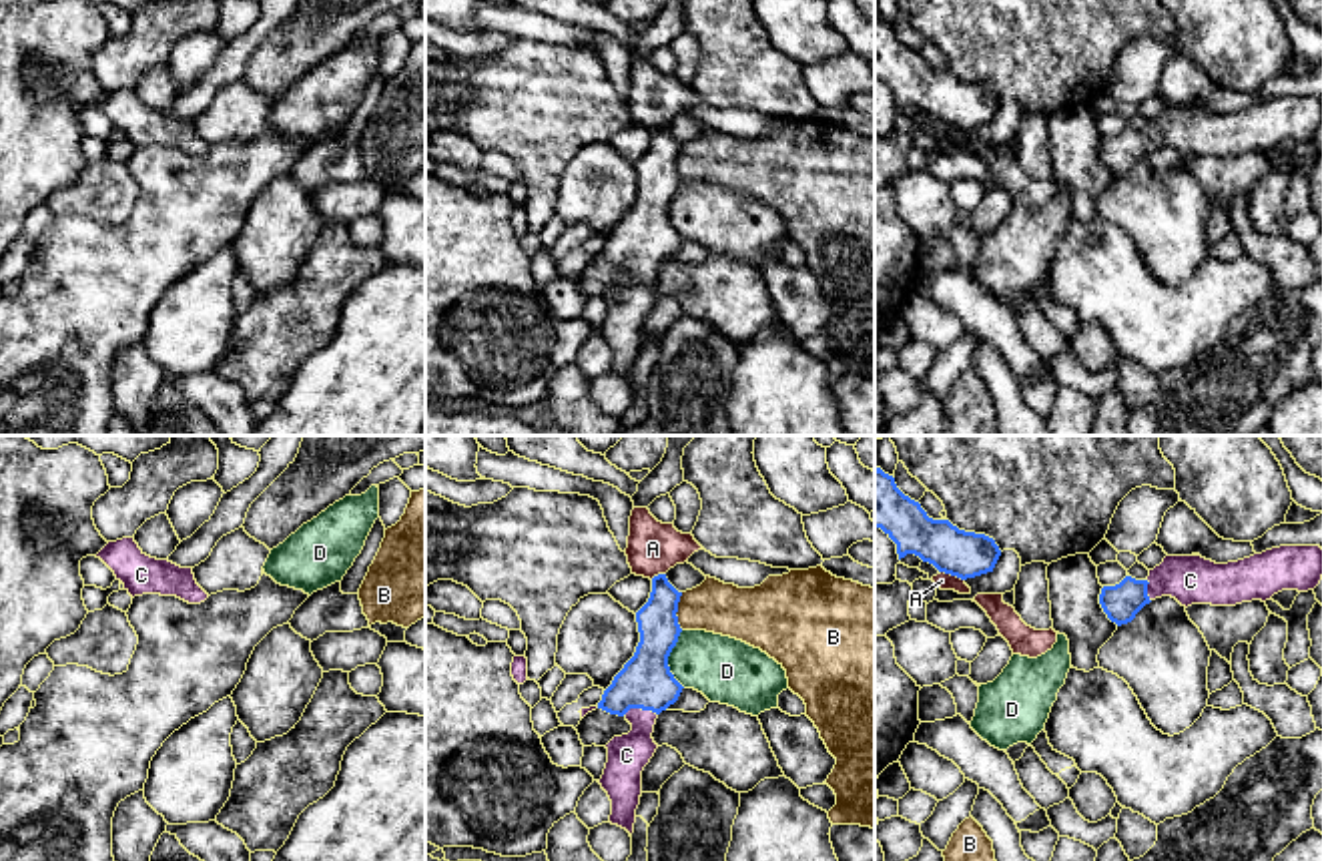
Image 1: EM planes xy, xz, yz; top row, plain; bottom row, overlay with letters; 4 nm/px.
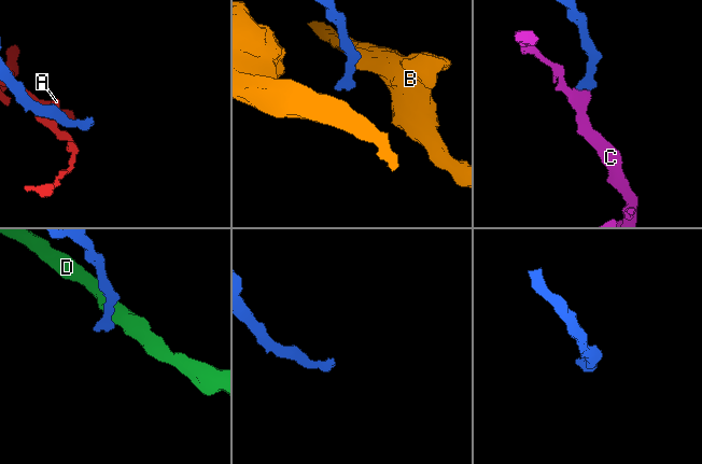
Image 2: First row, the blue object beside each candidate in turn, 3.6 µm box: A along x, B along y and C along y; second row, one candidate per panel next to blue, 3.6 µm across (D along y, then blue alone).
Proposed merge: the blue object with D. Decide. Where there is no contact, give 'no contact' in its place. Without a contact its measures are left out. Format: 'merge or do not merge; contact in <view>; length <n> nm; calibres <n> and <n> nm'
do not merge; contact in xz; length 240 nm; calibres 220 and 260 nm

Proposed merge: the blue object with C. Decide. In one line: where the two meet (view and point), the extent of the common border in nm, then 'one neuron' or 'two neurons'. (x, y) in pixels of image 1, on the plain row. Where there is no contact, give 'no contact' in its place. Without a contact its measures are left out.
xz (638, 257) | 140 nm | one neuron

